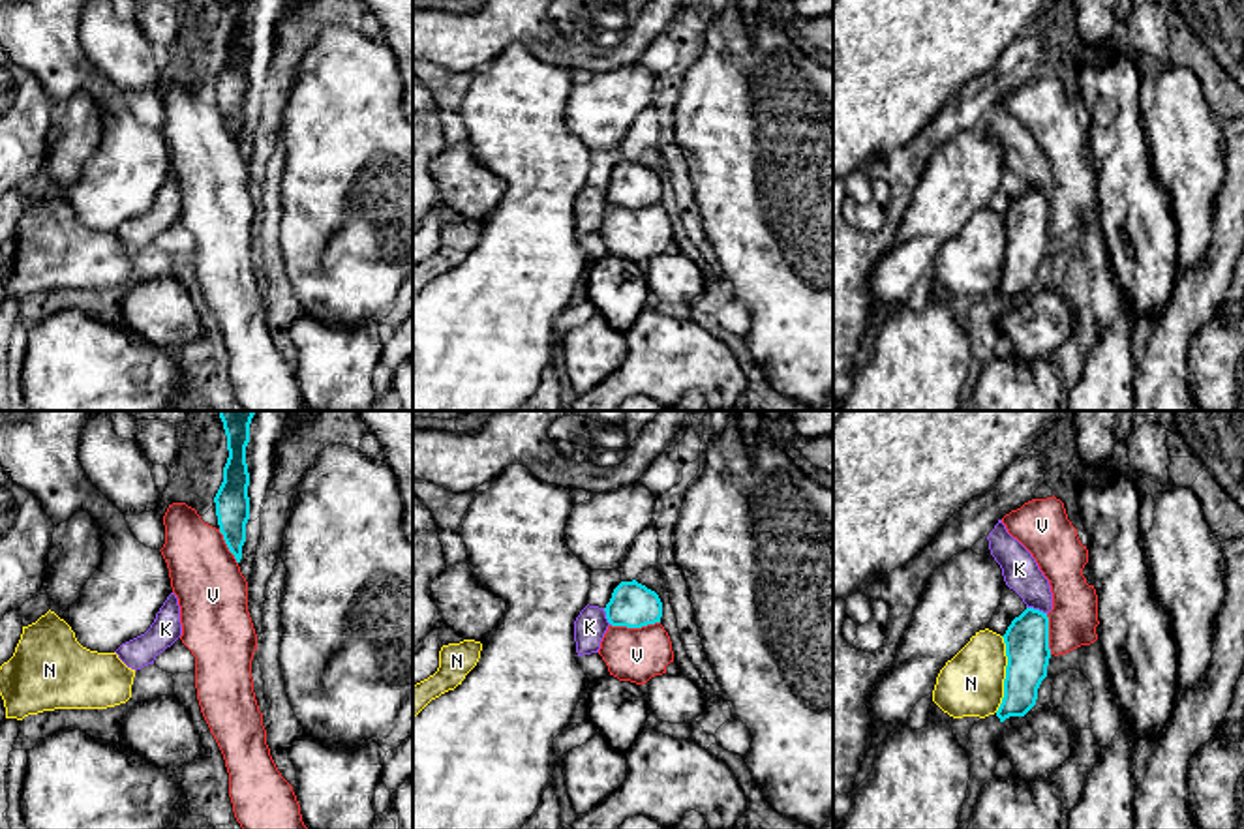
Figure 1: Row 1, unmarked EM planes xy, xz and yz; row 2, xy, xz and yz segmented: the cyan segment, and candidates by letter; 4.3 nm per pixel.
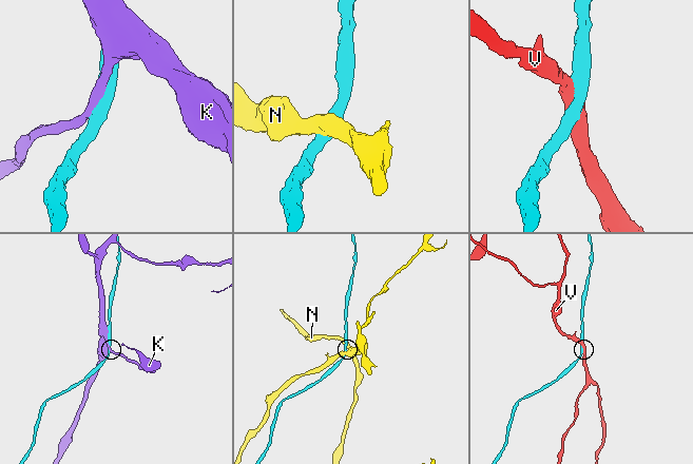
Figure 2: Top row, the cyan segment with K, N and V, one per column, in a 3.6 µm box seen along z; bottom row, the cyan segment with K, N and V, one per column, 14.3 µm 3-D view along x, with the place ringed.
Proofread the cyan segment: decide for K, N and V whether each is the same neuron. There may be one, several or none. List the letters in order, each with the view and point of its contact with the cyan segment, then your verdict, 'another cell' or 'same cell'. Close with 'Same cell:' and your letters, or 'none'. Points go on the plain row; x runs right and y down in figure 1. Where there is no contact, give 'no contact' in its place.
K: yz (1036, 190) | another cell
N: yz (1006, 254) | another cell
V: xz (635, 207) | another cell
Same cell: none

